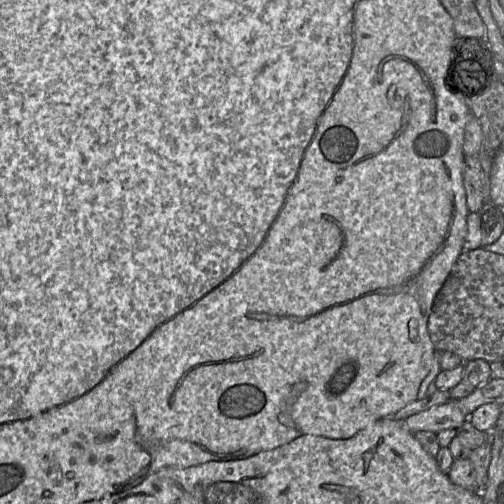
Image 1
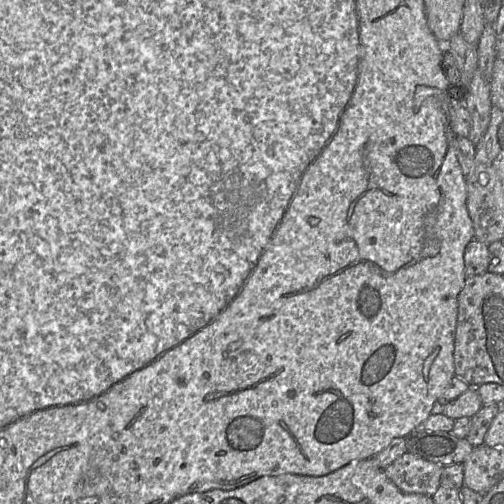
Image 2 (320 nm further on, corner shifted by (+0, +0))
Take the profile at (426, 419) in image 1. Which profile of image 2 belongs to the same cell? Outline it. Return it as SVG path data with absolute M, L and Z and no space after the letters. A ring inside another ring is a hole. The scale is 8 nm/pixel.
M405 452L384 469L387 478L404 493L432 497L440 486L443 467Z

